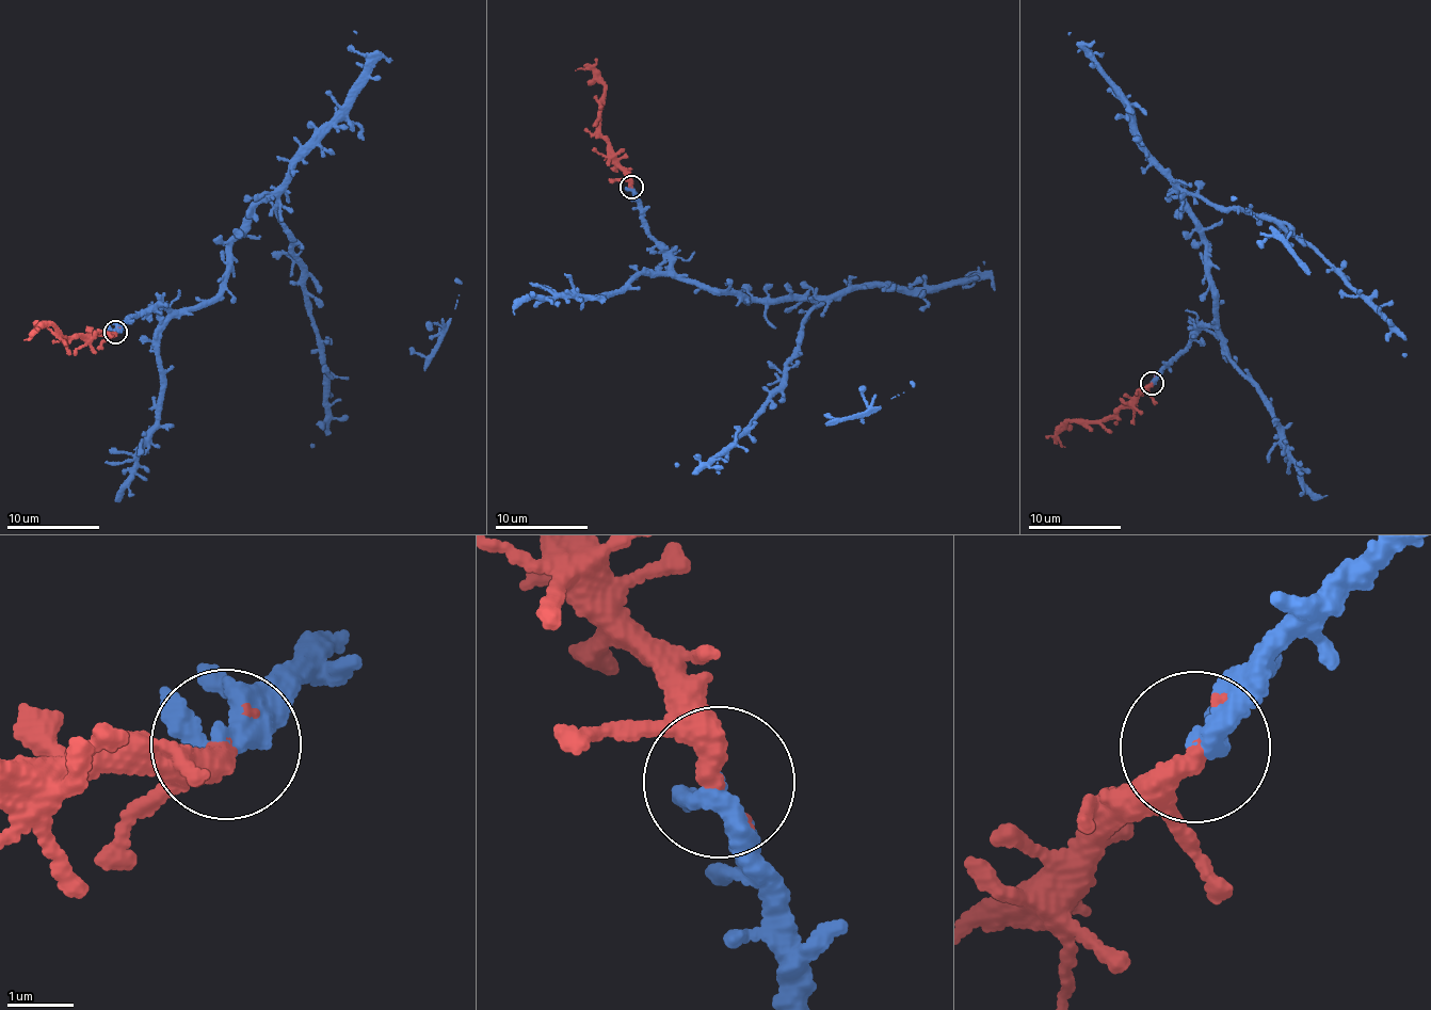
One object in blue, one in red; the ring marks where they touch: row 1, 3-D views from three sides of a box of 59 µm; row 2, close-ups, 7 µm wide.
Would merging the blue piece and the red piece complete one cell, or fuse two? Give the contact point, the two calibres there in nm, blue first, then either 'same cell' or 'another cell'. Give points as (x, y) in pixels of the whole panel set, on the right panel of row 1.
place (1152, 383); calibres 300 and 400 nm; same cell

